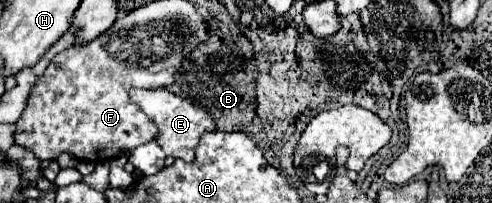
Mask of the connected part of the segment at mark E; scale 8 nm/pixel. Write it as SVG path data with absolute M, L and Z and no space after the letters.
M132 89L130 97L138 105L138 109L144 111L154 121L154 125L158 127L156 141L162 147L162 151L170 157L192 161L194 159L194 147L196 147L200 135L204 131L214 129L214 121L206 111L202 111L200 107L190 103L188 99L182 99L174 93L170 93L168 89Z

